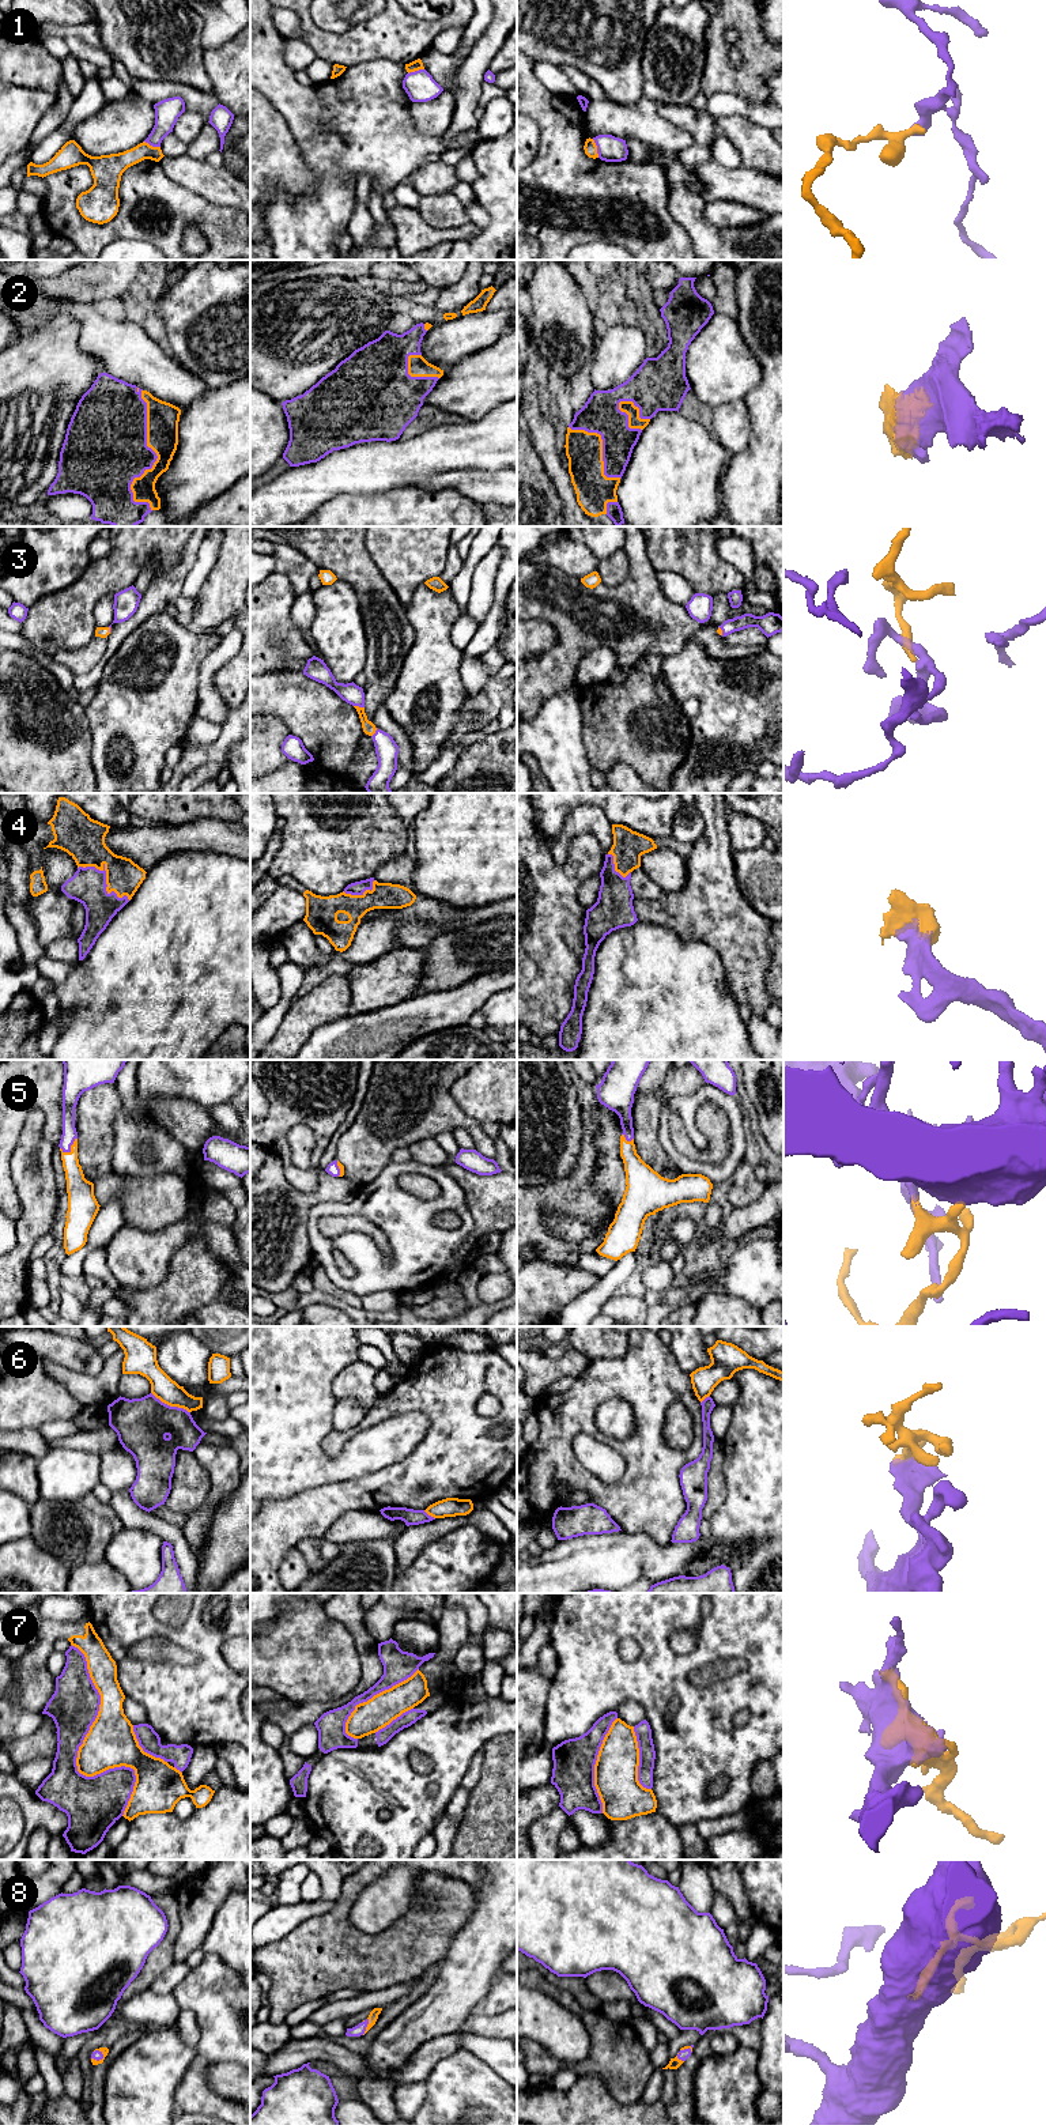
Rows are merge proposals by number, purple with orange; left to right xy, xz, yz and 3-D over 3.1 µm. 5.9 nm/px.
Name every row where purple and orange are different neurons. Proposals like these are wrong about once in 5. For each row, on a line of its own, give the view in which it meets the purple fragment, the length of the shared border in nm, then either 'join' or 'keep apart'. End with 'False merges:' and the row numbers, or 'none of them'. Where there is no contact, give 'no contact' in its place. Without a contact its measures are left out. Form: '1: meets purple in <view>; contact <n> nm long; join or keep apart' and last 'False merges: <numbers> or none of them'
1: meets purple in yz; contact 120 nm long; keep apart
2: meets purple in xy; contact 750 nm long; join
3: meets purple in xz; contact 70 nm long; join
4: meets purple in xy; contact 360 nm long; join
5: meets purple in xy; contact 130 nm long; join
6: meets purple in xy; contact 260 nm long; keep apart
7: meets purple in xy; contact 1050 nm long; keep apart
8: meets purple in xz; contact 110 nm long; join
False merges: 1, 6, 7

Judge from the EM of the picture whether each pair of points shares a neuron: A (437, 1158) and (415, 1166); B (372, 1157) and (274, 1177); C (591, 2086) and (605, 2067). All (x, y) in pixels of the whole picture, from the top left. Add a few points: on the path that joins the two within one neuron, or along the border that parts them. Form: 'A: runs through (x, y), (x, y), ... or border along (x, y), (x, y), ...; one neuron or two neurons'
A: border along (412, 1158), (441, 1167); two neurons
B: border along (343, 1176), (358, 1186); two neurons
C: border along (578, 2075), (596, 2075), (619, 2101); two neurons

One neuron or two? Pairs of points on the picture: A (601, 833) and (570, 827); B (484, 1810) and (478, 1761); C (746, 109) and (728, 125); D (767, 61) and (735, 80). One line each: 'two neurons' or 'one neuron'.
A: one neuron
B: two neurons
C: two neurons
D: one neuron

